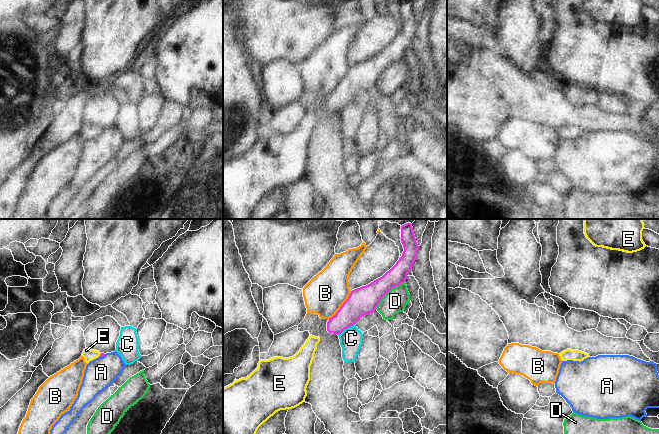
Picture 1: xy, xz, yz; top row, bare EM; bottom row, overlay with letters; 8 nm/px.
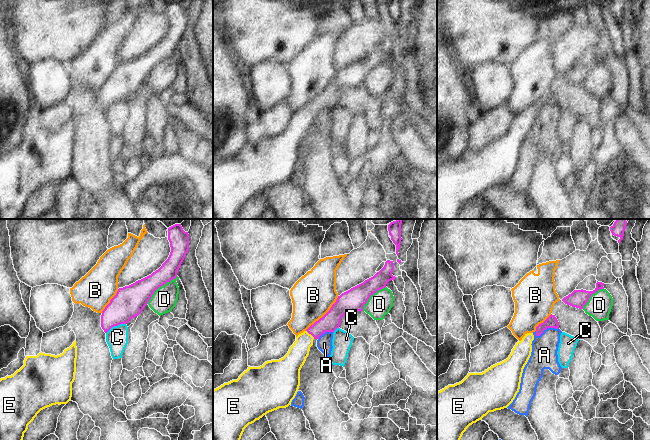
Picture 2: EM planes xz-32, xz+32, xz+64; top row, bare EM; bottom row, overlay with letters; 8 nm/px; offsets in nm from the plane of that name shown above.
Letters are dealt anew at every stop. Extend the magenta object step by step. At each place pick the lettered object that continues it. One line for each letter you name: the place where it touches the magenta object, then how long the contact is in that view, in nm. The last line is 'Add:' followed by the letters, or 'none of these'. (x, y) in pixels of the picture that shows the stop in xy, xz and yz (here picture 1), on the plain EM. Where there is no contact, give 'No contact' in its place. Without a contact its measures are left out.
E: Touches magenta at xy (100, 131). Shared border 30 nm
Add: E.

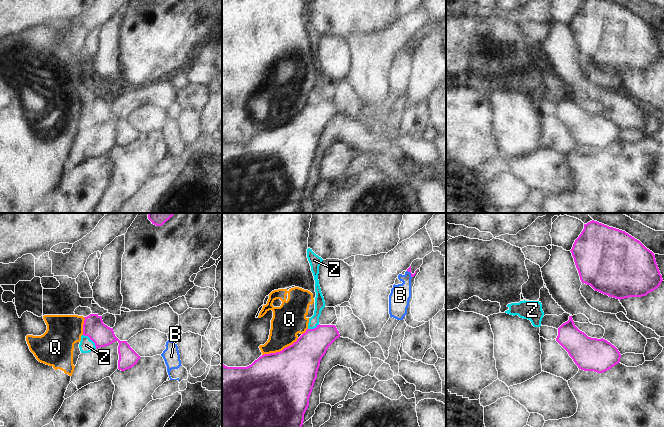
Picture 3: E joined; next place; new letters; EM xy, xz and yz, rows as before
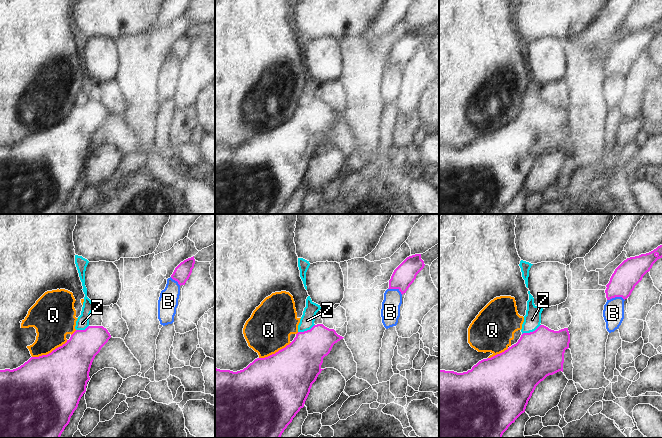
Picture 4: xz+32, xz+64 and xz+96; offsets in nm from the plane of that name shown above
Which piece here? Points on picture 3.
Z: Touches magenta at xy (91, 115). Shared border 160 nm
Add: Z

